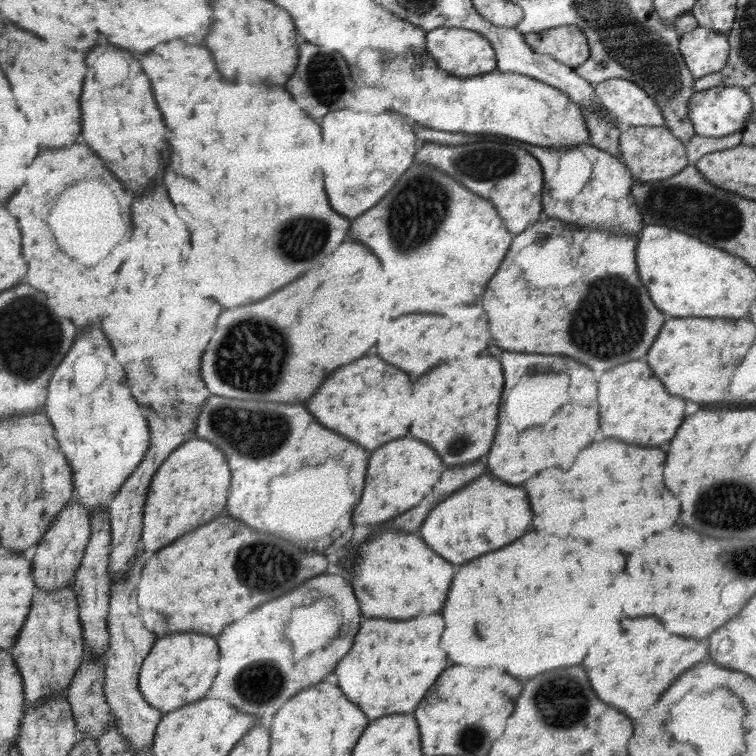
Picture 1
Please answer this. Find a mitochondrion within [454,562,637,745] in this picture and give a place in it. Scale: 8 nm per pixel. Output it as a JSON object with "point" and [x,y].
{"point":[561,703]}

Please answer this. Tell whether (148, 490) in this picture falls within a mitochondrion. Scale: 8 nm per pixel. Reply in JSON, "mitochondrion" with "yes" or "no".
{"mitochondrion":"no"}

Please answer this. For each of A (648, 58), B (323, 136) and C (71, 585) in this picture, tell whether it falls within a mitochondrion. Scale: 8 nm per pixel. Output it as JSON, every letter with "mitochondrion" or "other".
{"A":"mitochondrion","B":"other","C":"other"}

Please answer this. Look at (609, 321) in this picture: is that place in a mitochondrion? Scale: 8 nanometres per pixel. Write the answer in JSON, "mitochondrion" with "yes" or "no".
{"mitochondrion":"yes"}

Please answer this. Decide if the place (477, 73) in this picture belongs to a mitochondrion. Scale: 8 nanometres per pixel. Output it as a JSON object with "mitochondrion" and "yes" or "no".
{"mitochondrion":"no"}

